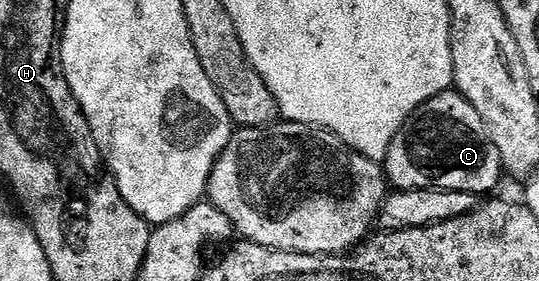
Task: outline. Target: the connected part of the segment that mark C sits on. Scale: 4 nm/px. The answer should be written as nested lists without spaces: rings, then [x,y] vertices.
[[[448,90],[429,98],[403,123],[387,151],[385,175],[395,190],[436,188],[491,194],[505,173],[481,114],[457,90]]]

